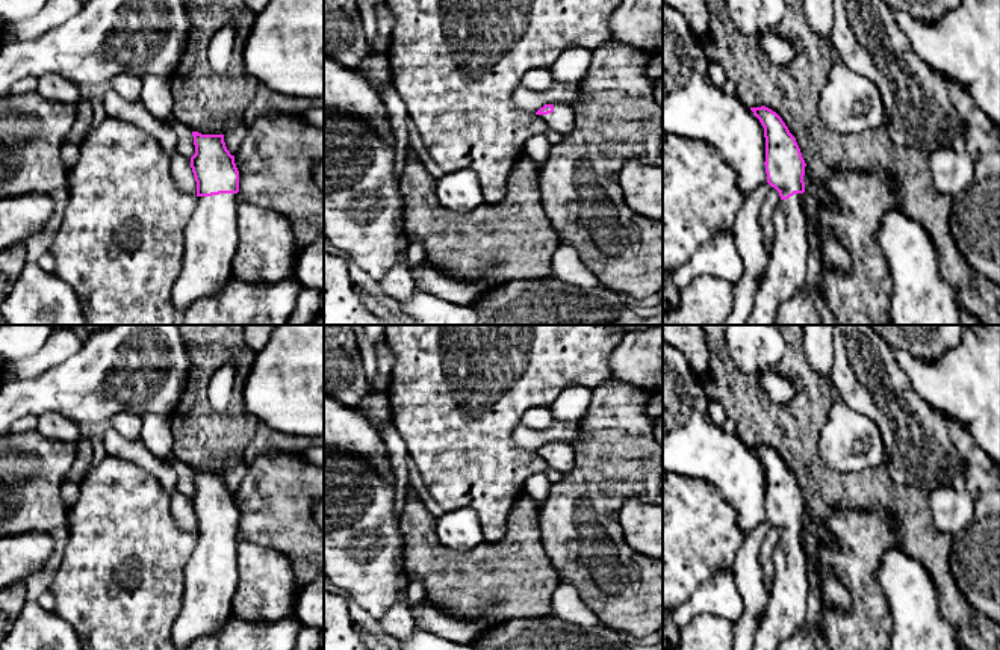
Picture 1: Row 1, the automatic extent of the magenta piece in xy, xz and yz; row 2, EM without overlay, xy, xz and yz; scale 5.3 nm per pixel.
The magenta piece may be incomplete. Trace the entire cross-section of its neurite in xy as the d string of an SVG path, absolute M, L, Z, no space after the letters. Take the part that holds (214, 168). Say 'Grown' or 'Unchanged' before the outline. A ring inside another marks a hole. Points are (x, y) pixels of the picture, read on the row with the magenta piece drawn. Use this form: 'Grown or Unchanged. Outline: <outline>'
Grown. Outline: M192 132L197 206L185 228L185 262L172 287L175 311L218 293L231 280L238 246L239 171L224 135Z

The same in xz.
Grown. Outline: M545 104L536 112L536 115L551 130L558 132L561 135L569 133L575 127L576 115L573 106L570 104Z

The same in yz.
Grown. Outline: M750 107L764 127L767 183L779 192L775 236L746 325L773 325L779 305L805 287L811 237L805 213L805 160L796 138L772 109Z

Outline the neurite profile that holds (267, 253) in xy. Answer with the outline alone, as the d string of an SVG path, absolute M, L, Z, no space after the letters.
M239 203L238 236L231 278L250 284L277 284L297 278L298 248L284 215Z

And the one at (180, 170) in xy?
M177 151L169 160L169 172L174 183L189 193L197 193L197 181L191 168L191 159Z

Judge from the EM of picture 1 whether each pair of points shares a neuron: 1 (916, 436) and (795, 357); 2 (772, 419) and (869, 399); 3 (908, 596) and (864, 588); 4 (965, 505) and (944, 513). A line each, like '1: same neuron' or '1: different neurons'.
1: different neurons
2: different neurons
3: different neurons
4: same neuron

